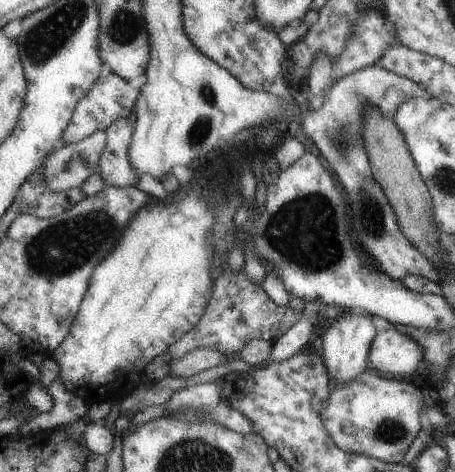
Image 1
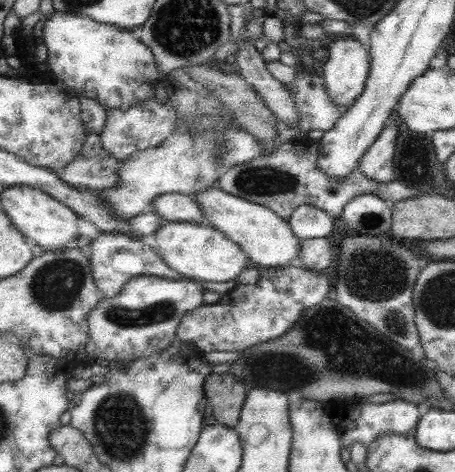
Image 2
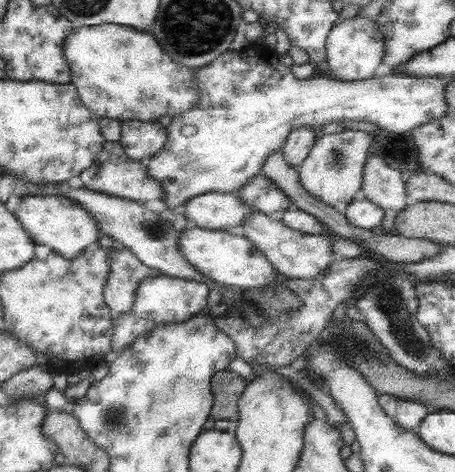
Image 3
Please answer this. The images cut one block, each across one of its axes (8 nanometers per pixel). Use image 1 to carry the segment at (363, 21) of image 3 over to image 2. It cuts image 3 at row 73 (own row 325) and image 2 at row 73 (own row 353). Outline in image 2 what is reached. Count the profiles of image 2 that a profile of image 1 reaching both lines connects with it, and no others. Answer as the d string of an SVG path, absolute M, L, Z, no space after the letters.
M343 36L329 44L327 62L321 78L331 102L345 110L345 104L357 100L369 76L369 52L355 38Z

